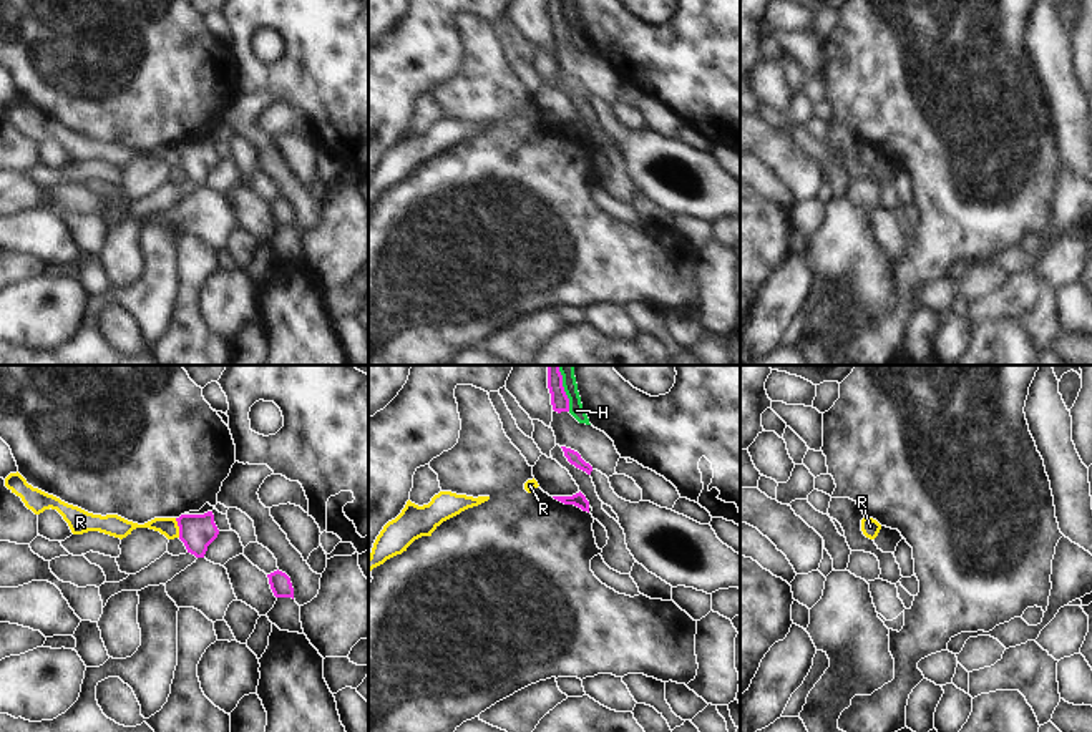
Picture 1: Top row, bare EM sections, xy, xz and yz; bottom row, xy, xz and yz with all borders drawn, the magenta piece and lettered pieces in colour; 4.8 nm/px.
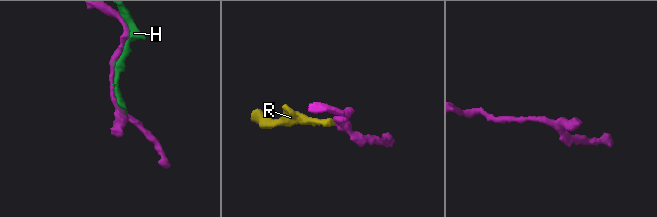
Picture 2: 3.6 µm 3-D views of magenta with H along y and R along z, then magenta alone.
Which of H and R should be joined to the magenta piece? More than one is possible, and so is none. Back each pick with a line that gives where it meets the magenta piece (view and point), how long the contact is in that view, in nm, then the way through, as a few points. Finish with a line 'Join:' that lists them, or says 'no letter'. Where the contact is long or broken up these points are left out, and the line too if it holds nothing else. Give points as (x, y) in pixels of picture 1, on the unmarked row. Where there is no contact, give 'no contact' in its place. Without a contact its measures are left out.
R: xy (180, 156) | 100 nm | across xy (196, 160), (180, 156), (168, 155)
Join: R

